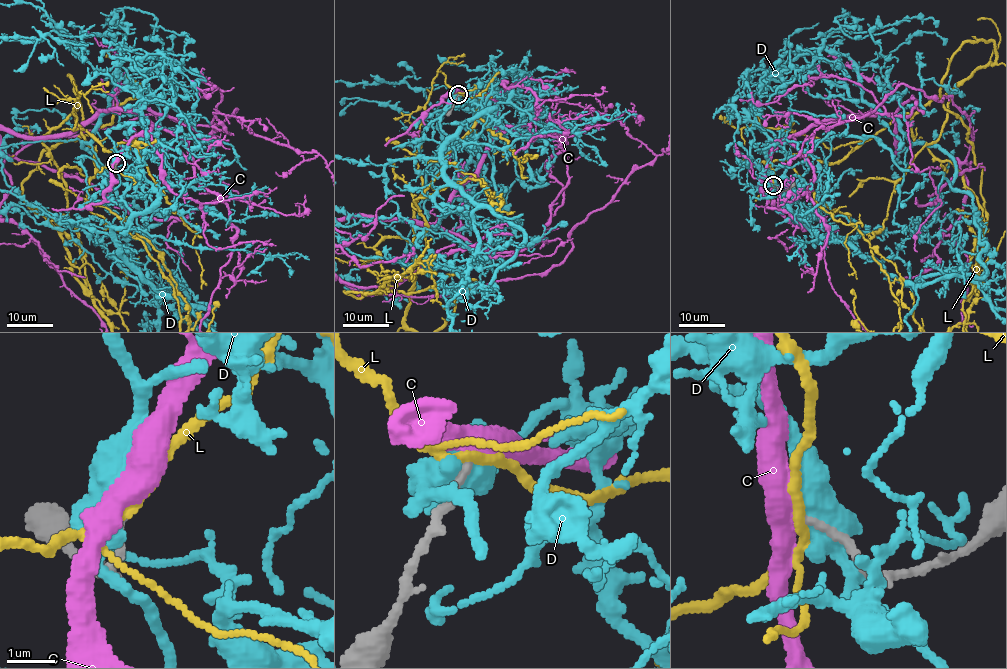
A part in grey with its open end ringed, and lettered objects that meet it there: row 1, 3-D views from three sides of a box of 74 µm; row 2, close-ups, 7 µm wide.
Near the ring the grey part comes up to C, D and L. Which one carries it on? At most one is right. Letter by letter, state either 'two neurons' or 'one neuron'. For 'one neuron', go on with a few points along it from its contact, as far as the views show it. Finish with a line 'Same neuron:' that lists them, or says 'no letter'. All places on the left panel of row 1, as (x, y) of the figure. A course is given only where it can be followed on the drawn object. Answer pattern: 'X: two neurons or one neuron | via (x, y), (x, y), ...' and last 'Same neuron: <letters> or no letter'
C: one neuron
D: two neurons
L: two neurons
Same neuron: C

